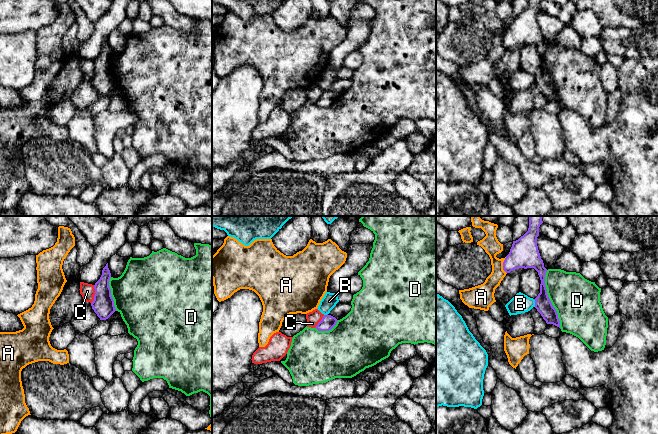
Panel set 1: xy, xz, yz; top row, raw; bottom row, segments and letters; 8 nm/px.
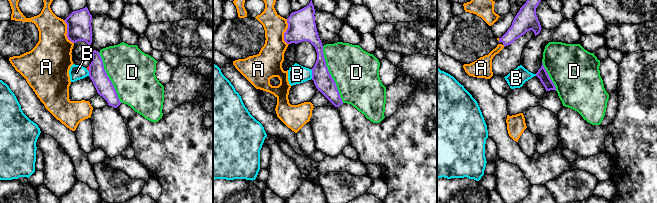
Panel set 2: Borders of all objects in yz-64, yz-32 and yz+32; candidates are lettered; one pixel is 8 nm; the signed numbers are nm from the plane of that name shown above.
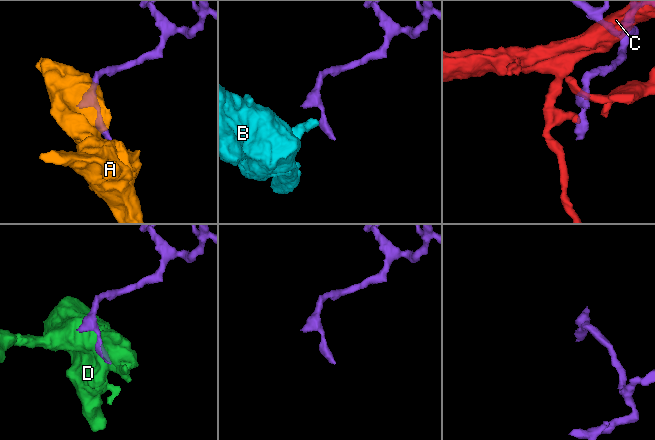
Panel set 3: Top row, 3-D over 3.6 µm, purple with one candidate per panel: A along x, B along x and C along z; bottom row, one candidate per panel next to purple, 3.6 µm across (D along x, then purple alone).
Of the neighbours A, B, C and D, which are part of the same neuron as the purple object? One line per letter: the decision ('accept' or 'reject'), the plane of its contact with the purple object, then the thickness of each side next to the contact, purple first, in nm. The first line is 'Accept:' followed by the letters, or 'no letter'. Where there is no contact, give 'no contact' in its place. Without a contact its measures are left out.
Accept: no letter
A: reject | yz | 240/140 nm
B: reject | yz | 130/160 nm
C: reject | xy | 180/120 nm
D: reject | yz | 130/360 nm

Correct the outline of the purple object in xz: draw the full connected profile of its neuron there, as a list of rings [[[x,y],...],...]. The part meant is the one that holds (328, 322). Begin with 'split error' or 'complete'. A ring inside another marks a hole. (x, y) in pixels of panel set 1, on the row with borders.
complete | [[[324,315],[322,320],[315,327],[318,331],[329,331],[337,323],[337,319],[331,315]]]

